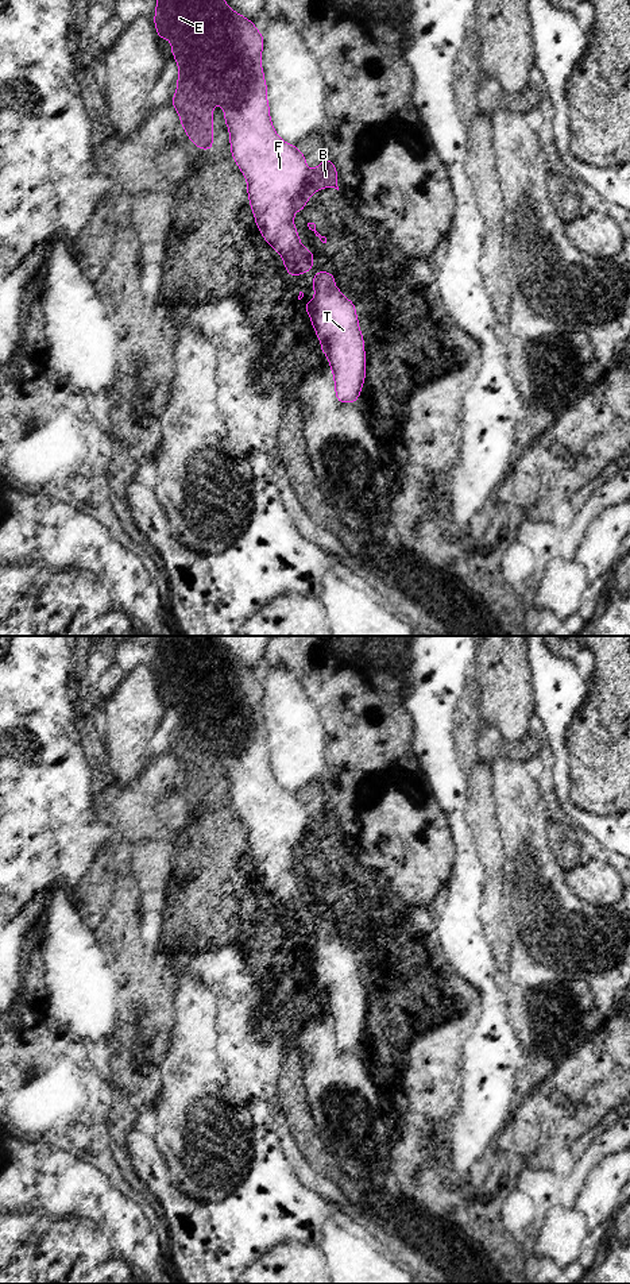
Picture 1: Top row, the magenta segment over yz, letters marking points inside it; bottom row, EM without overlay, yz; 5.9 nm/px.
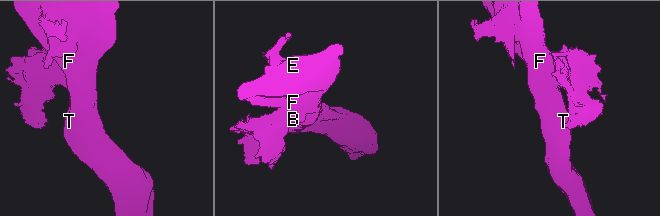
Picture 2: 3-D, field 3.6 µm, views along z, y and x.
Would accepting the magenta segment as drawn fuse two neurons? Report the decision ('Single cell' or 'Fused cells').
Fused cells

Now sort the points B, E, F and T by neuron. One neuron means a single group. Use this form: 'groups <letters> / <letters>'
groups B / E F T

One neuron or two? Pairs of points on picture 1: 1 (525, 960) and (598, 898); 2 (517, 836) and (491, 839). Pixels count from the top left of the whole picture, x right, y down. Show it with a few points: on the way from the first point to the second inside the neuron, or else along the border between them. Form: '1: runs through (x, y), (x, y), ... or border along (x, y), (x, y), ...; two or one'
1: border along (615, 902), (607, 907), (587, 906); two
2: border along (495, 806), (495, 818), (503, 845); two

